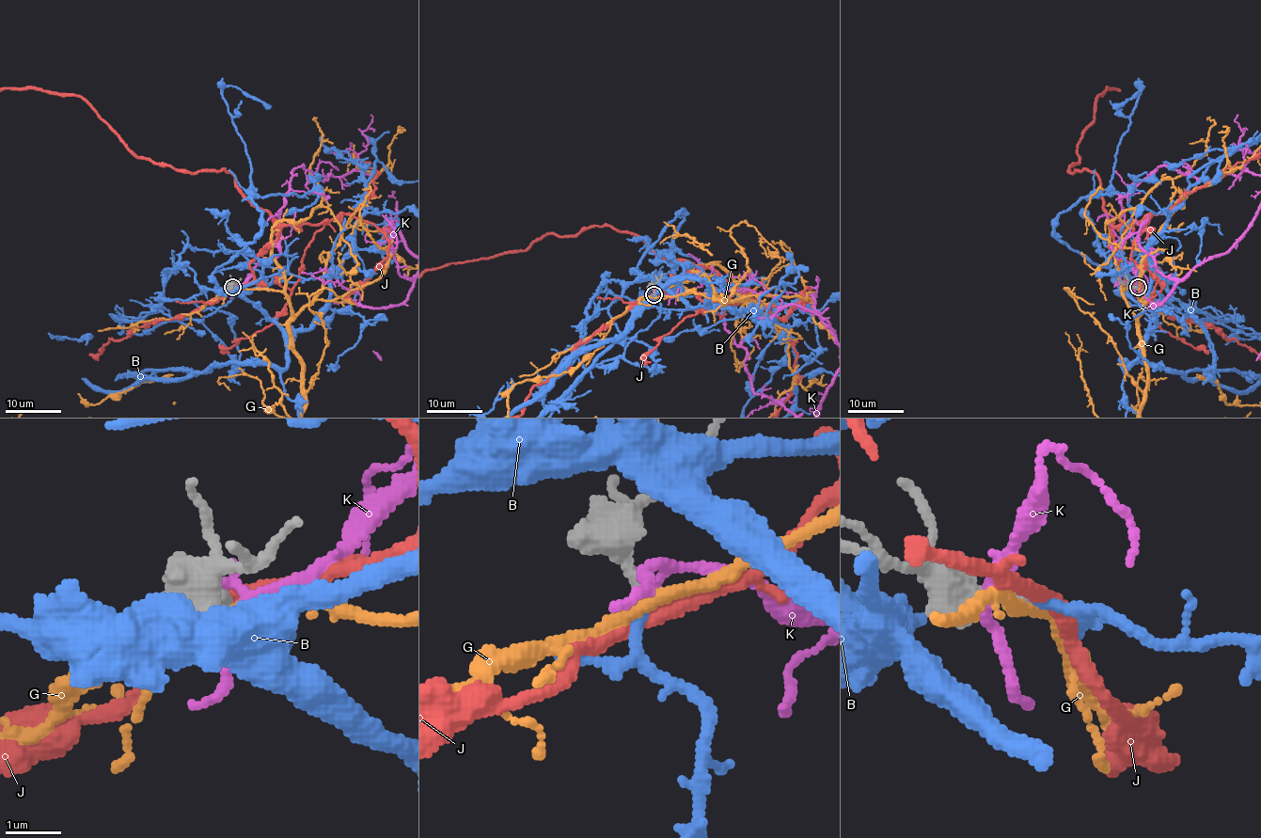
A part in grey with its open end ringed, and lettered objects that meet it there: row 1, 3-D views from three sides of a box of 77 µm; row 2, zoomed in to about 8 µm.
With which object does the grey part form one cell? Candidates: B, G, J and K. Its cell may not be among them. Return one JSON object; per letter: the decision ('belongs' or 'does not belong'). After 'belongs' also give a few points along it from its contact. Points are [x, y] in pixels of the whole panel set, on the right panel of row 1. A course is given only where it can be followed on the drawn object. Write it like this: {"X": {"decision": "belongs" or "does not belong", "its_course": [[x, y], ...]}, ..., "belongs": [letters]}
{"B": {"decision": "belongs"}, "G": {"decision": "does not belong"}, "J": {"decision": "does not belong"}, "K": {"decision": "does not belong"}, "belongs": ["B"]}

